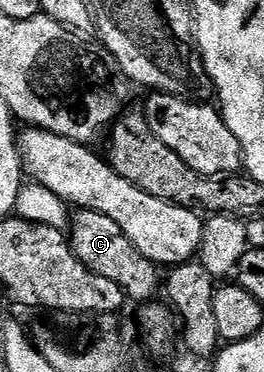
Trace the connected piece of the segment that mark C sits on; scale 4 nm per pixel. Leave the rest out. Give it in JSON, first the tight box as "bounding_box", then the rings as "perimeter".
{"bounding_box":[69,210,161,303],"perimeter":[[[76,210],[69,221],[69,242],[74,255],[87,269],[117,282],[130,300],[144,303],[156,298],[157,287],[161,285],[158,266],[145,258],[109,217],[96,211]]]}

